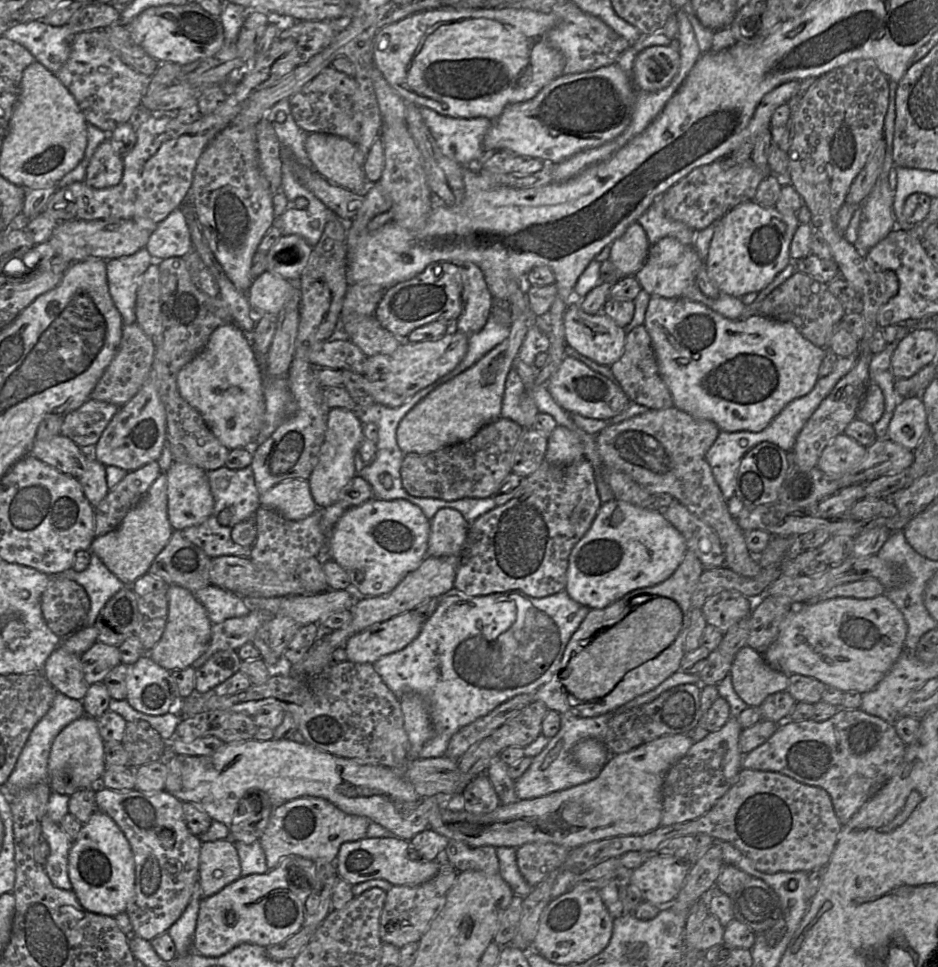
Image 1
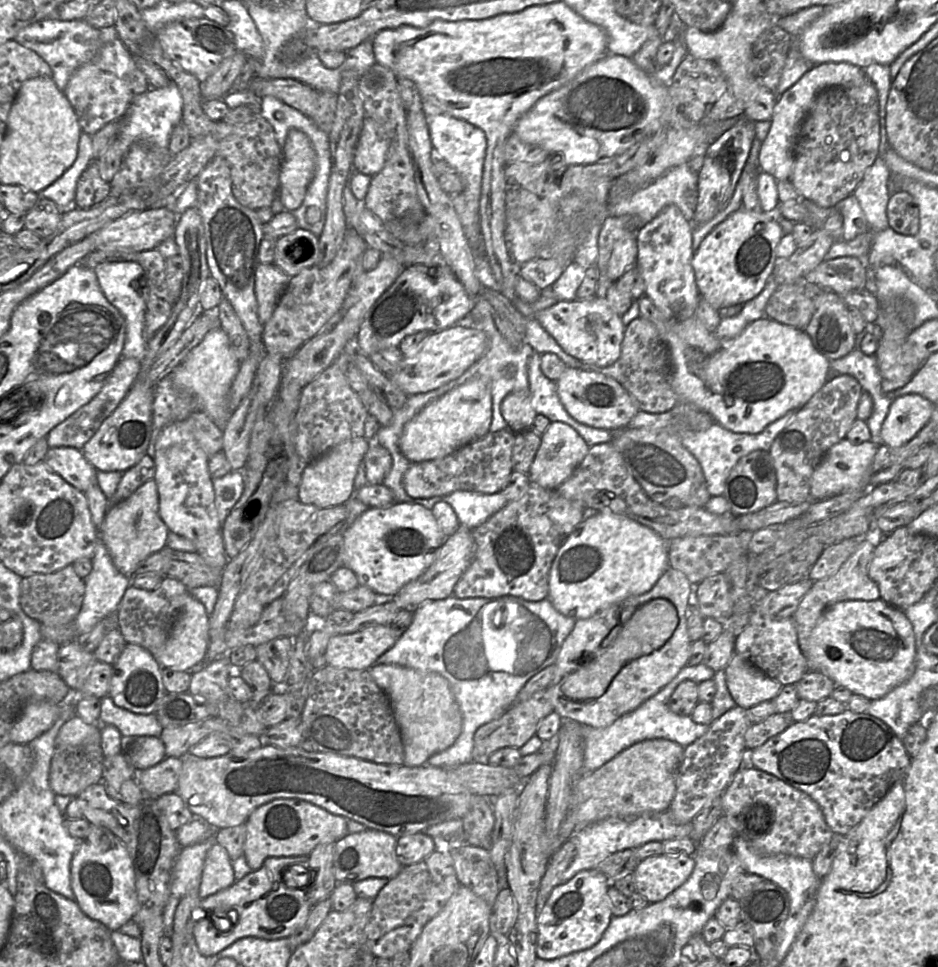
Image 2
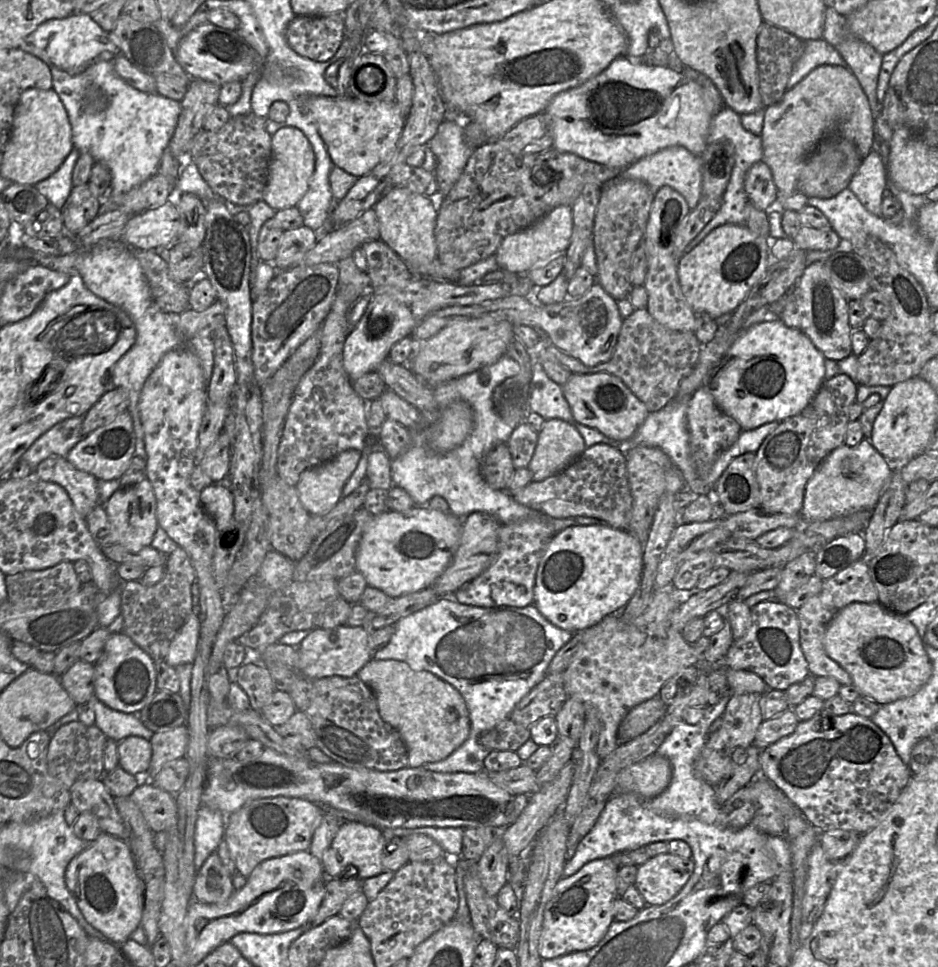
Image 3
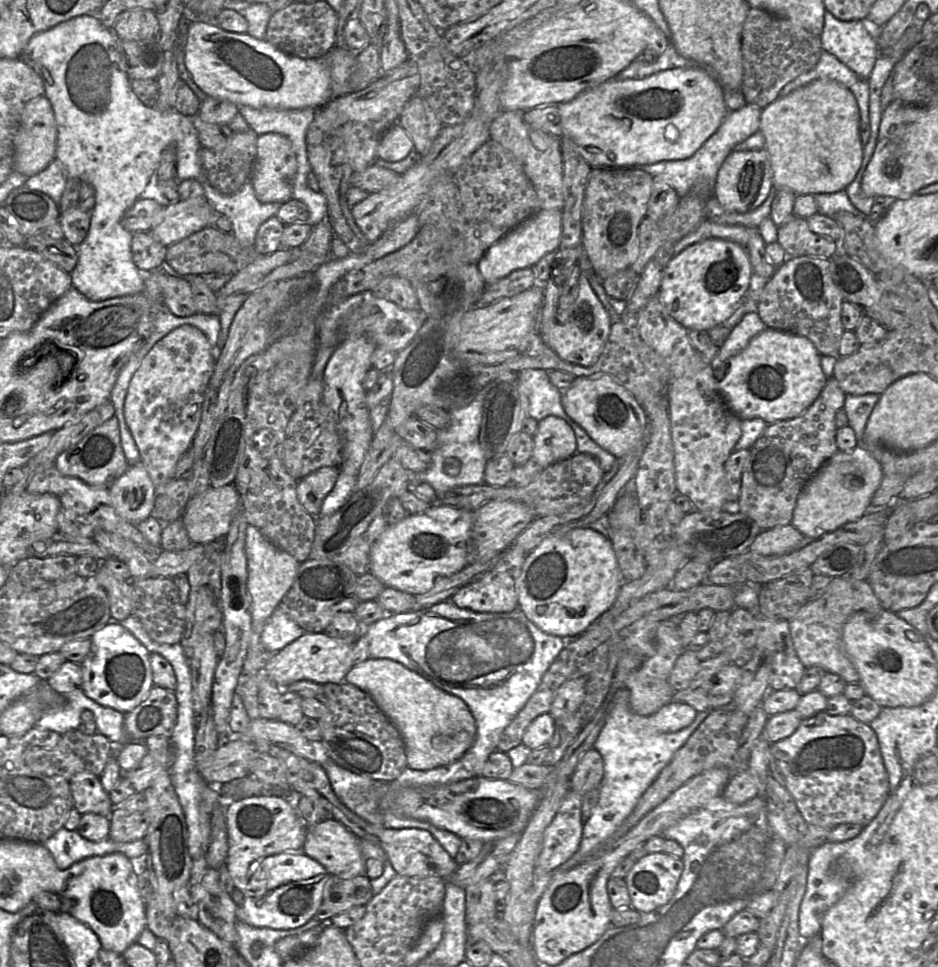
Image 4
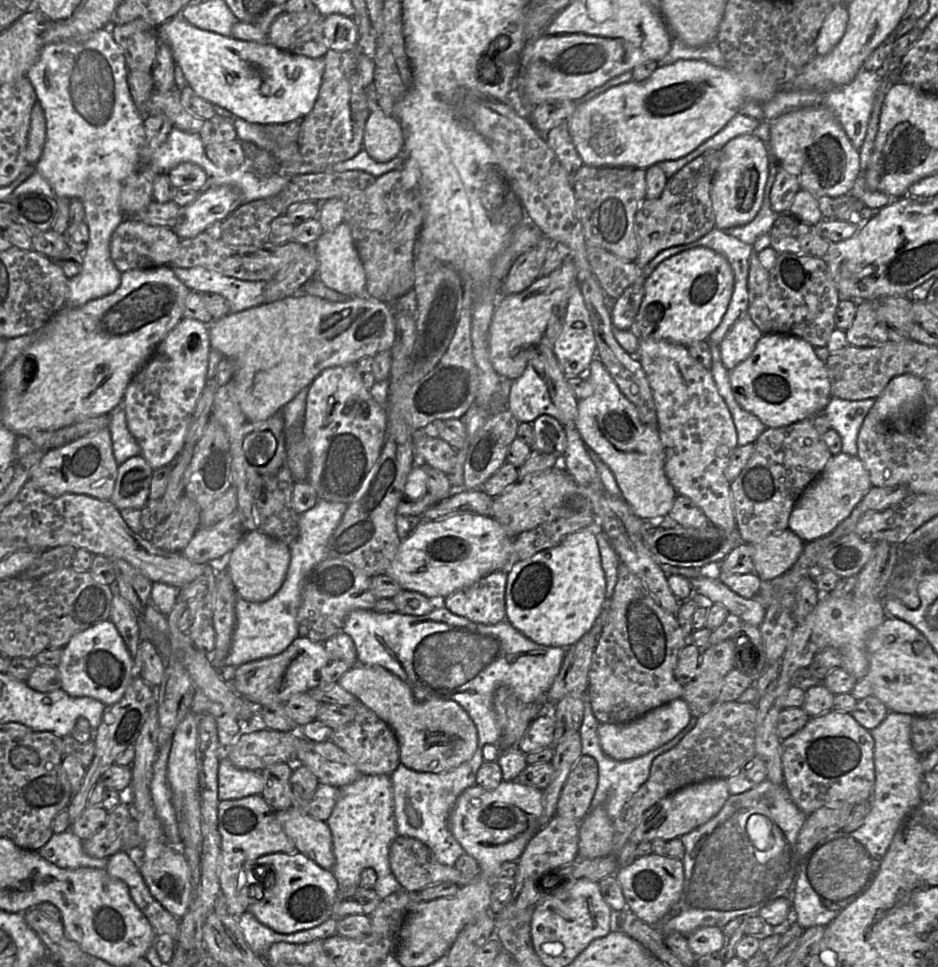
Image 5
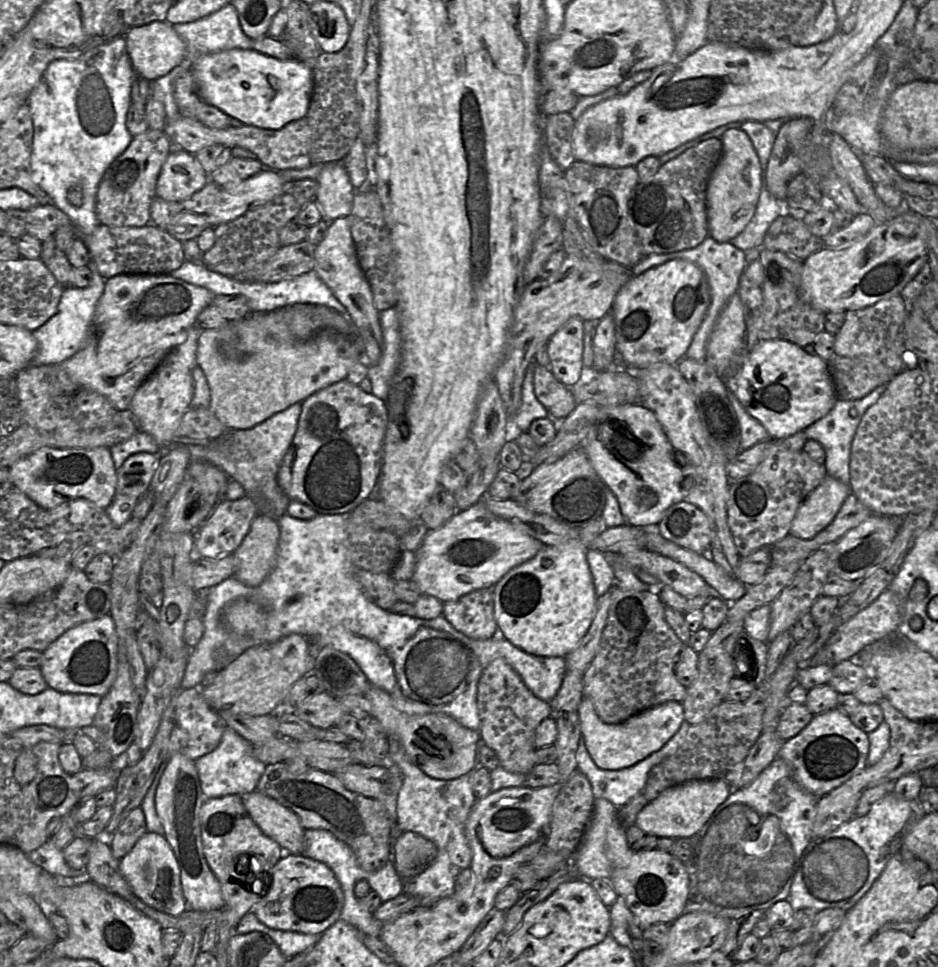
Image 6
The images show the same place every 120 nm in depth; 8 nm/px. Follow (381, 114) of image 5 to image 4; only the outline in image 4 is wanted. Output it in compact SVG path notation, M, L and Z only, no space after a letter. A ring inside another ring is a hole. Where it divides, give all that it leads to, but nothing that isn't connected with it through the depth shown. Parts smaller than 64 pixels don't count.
M395 123L382 135L377 159L385 162L401 161L414 149L414 142L408 132L399 123Z

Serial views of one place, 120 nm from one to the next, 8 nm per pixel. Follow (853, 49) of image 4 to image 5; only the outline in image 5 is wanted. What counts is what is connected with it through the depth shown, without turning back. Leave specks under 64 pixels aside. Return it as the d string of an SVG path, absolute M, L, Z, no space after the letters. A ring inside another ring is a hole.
M835 4L823 21L816 40L818 55L829 53L843 37L848 22L846 5Z

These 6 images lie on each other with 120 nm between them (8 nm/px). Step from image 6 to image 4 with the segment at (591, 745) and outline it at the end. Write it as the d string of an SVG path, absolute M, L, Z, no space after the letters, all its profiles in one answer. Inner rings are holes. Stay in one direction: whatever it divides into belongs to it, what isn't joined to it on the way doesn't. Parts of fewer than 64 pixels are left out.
M670 702L652 714L653 725L662 732L677 732L688 727L694 721L697 713L688 704Z

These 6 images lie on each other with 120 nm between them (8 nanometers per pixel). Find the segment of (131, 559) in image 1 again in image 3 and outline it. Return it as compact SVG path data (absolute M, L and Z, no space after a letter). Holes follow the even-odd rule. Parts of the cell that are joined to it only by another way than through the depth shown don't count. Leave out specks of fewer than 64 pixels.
M148 478L128 487L120 487L105 502L104 509L113 530L113 542L122 544L132 551L151 545L158 521L156 498Z

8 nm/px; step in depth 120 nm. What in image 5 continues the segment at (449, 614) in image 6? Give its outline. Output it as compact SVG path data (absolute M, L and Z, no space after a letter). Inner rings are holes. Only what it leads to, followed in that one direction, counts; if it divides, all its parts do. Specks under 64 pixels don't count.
M507 570L495 571L473 585L447 596L442 606L474 623L497 624L506 618L506 581Z

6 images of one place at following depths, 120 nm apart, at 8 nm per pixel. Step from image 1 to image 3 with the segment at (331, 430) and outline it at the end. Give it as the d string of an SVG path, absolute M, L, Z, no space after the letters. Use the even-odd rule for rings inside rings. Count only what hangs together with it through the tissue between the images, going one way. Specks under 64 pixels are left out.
M349 449L301 473L296 490L300 502L309 513L323 514L342 499L342 489L361 456L362 451Z

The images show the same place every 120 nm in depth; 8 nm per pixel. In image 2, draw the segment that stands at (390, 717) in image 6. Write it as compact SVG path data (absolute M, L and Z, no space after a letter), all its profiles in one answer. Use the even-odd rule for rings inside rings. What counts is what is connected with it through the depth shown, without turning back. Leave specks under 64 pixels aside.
M375 664L369 668L376 684L388 696L404 745L404 764L424 766L428 759L452 746L462 731L462 714L449 681L436 672L422 672L398 665Z

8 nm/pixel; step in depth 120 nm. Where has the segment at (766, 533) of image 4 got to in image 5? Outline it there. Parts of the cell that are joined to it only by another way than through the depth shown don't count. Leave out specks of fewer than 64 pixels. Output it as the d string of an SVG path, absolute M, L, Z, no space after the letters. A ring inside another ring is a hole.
M790 529L769 535L753 545L754 572L761 581L786 573L797 561L805 542Z

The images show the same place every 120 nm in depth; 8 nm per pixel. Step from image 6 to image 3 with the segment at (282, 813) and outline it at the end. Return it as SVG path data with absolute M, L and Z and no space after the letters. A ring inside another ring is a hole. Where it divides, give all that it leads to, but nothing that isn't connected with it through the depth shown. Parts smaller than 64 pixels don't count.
M351 821L341 823L337 834L333 839L333 842L320 860L323 865L325 874L328 878L339 878L342 872L348 866L354 867L357 870L357 878L362 880L382 874L383 872L385 872L385 870L382 866L381 858L386 843L387 840L383 835L382 830L377 827L367 825L362 822Z

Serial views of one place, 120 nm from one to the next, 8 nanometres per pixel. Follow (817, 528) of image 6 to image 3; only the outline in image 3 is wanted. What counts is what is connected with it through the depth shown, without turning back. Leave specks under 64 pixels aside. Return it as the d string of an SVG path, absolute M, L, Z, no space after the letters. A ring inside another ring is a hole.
M863 439L853 447L843 443L829 453L807 482L800 512L803 524L846 516L859 510L873 510L891 474L890 463L869 439Z

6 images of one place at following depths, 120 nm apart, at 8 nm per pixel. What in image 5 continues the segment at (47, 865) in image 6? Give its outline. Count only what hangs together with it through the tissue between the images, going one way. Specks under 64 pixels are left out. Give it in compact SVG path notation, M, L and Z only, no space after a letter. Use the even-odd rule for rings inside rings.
M69 829L63 833L54 833L38 853L59 868L105 869L107 859L89 856L83 850L82 843L83 840Z

